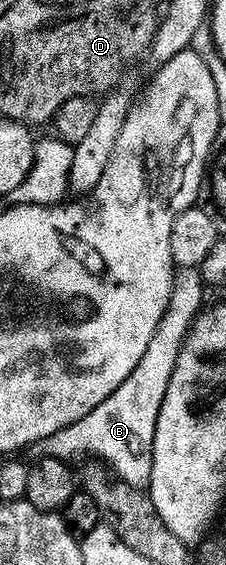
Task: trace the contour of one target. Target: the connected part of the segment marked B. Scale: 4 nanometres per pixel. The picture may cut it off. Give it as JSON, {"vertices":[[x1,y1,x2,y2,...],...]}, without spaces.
{"vertices":[[198,268,182,270,175,278,169,307,133,375,129,375,129,379,125,379,125,383,121,383,121,387,117,387,117,391,113,391,113,395,109,395,109,399,105,399,97,411,85,415,85,419,73,423,73,427,32,445,30,456,33,455,35,459,56,457,58,461,68,463,75,463,78,457,94,459,117,475,122,484,146,490,153,475,158,417,173,379,173,371,177,371,177,359,181,359,183,345,196,319,204,312,203,292,205,286]]}

